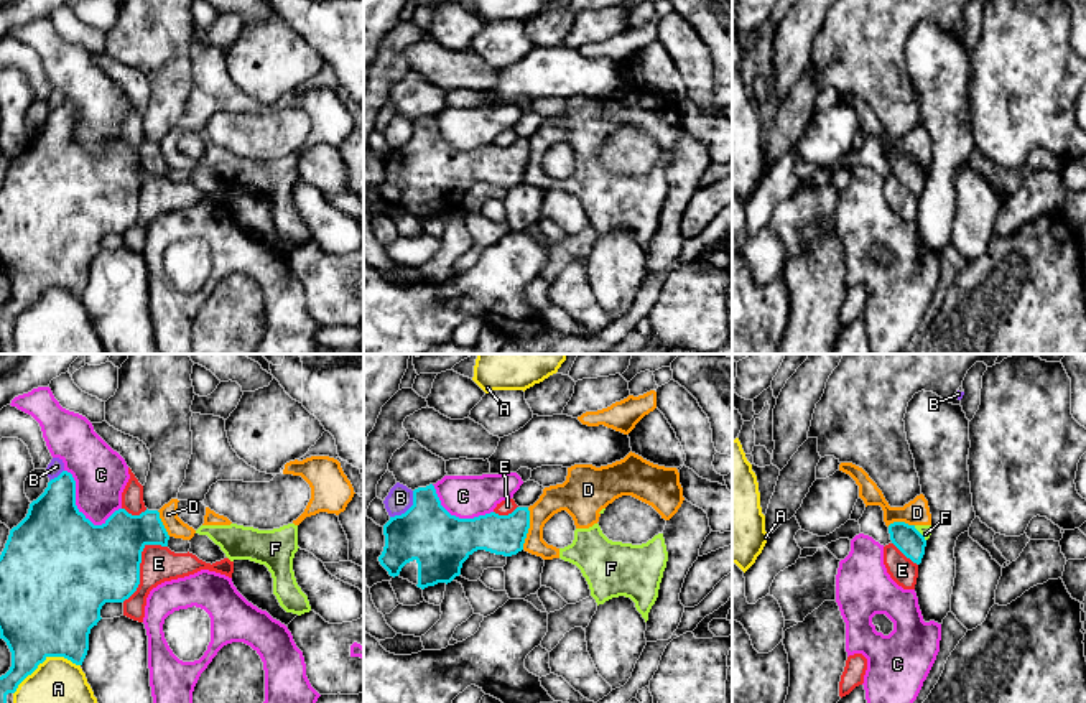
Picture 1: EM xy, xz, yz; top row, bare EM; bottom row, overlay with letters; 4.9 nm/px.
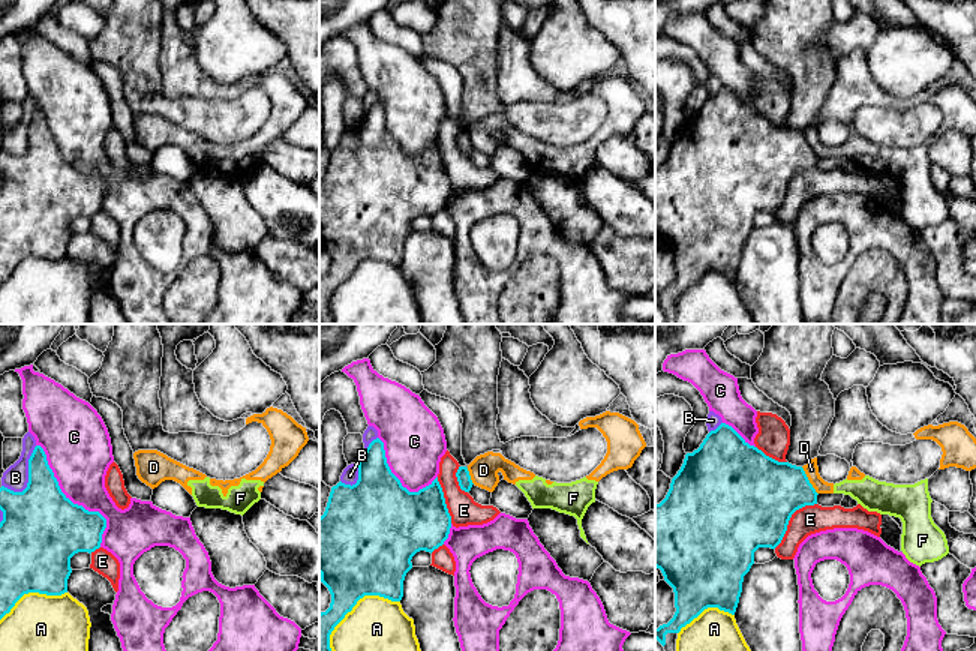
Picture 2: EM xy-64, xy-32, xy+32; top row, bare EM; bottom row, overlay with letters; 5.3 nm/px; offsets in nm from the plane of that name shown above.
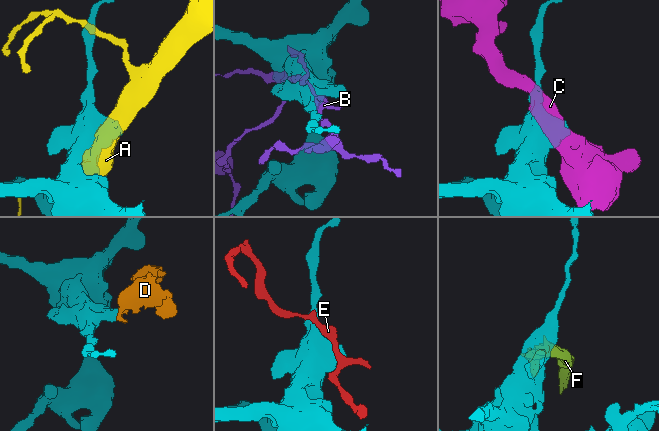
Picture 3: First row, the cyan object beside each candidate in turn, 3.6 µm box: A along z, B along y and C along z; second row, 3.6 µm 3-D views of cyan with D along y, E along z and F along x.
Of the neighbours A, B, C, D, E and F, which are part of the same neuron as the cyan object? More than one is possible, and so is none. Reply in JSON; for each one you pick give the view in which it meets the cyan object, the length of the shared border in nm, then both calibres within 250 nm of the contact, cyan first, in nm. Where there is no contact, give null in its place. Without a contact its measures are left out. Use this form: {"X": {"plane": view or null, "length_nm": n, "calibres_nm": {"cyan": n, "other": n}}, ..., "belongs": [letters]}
{"belongs": []}

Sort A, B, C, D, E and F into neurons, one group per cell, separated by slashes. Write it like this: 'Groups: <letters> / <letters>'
Groups: A / B / C / D F / E

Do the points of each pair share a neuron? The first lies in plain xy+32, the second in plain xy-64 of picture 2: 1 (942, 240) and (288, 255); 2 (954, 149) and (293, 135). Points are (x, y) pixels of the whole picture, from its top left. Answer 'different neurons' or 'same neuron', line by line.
1: same neuron
2: different neurons

